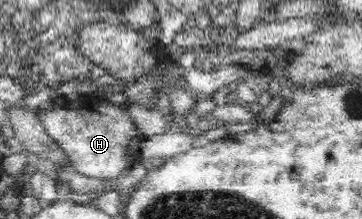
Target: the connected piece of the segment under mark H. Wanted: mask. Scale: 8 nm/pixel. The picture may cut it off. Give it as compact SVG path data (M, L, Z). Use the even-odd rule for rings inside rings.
M90 94L80 96L76 100L57 97L50 107L44 110L43 114L38 114L39 121L52 140L65 151L70 167L78 173L103 180L117 178L140 159L139 149L146 137L137 128L137 122L127 105L109 103Z

